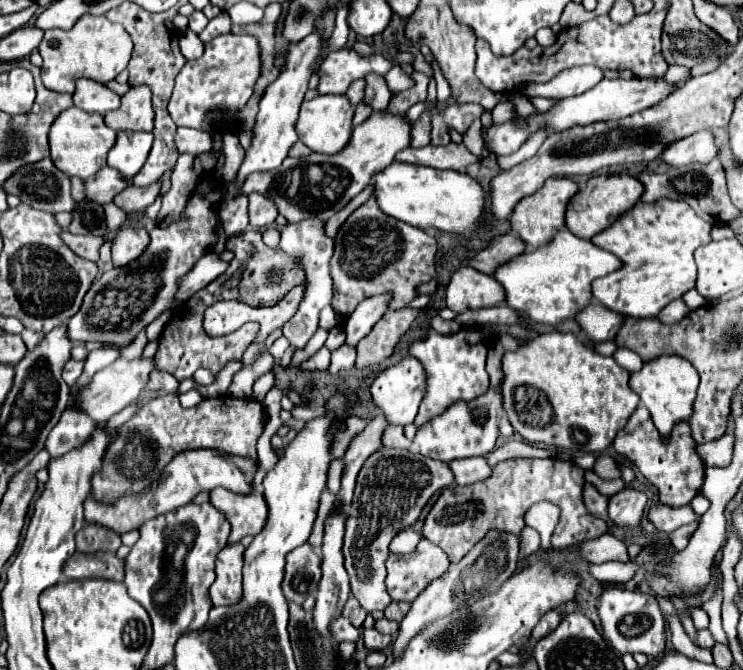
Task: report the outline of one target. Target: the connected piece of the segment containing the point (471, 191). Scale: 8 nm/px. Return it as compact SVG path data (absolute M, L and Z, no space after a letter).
M395 161L375 175L375 197L381 211L419 229L433 227L437 231L457 233L467 239L471 239L479 229L485 229L481 217L485 211L487 193L477 179L461 171L441 171Z

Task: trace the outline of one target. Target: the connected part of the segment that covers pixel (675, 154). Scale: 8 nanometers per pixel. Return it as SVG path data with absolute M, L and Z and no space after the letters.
M709 131L693 133L691 137L683 137L663 151L661 161L673 167L685 167L693 163L709 163L717 155L717 145Z

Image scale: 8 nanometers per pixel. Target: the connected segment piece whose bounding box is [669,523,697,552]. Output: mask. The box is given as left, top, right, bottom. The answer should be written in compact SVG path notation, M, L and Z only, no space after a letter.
M689 523L689 525L681 525L679 529L675 529L675 531L669 535L669 539L671 539L671 543L673 543L673 547L677 549L677 552L685 549L691 533L693 533L695 529L697 529L697 523Z

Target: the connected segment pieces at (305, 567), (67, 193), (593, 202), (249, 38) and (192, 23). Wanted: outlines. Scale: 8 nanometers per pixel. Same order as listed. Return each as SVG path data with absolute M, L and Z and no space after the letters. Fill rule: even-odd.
M309 543L293 549L287 555L285 577L283 577L283 595L287 601L303 605L303 601L315 593L321 579L321 559L311 549Z
M51 159L23 165L19 173L7 179L3 191L7 195L17 195L21 203L45 213L71 213L79 205L79 201L71 197L71 177L55 169Z
M595 175L587 181L587 185L573 197L567 209L567 229L577 237L591 239L611 223L615 223L623 213L633 209L643 195L643 183L631 175Z
M219 35L205 43L205 53L199 59L191 59L175 77L175 89L169 99L169 115L175 125L207 131L213 137L213 149L223 149L223 135L235 127L235 113L245 107L253 95L253 87L261 75L261 47L253 35ZM209 113L221 113L217 123L207 119Z
M193 11L189 15L189 29L195 33L201 33L201 29L207 25L207 17L203 15L203 11Z

